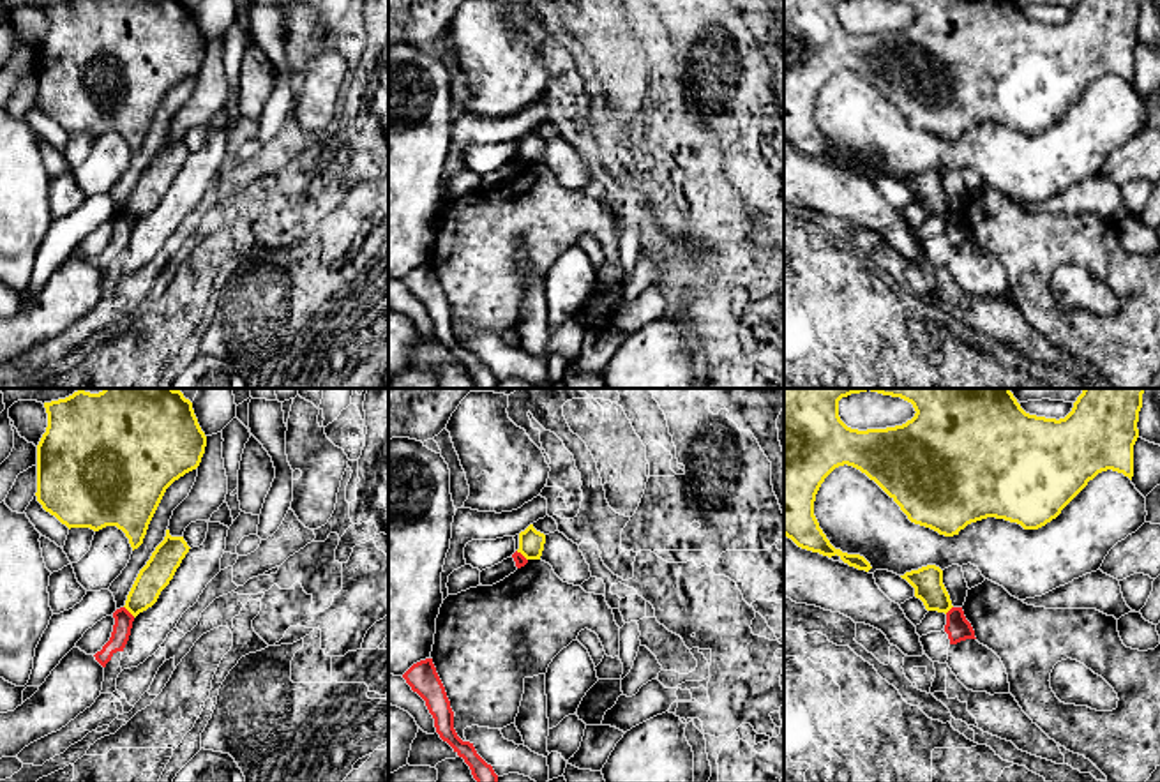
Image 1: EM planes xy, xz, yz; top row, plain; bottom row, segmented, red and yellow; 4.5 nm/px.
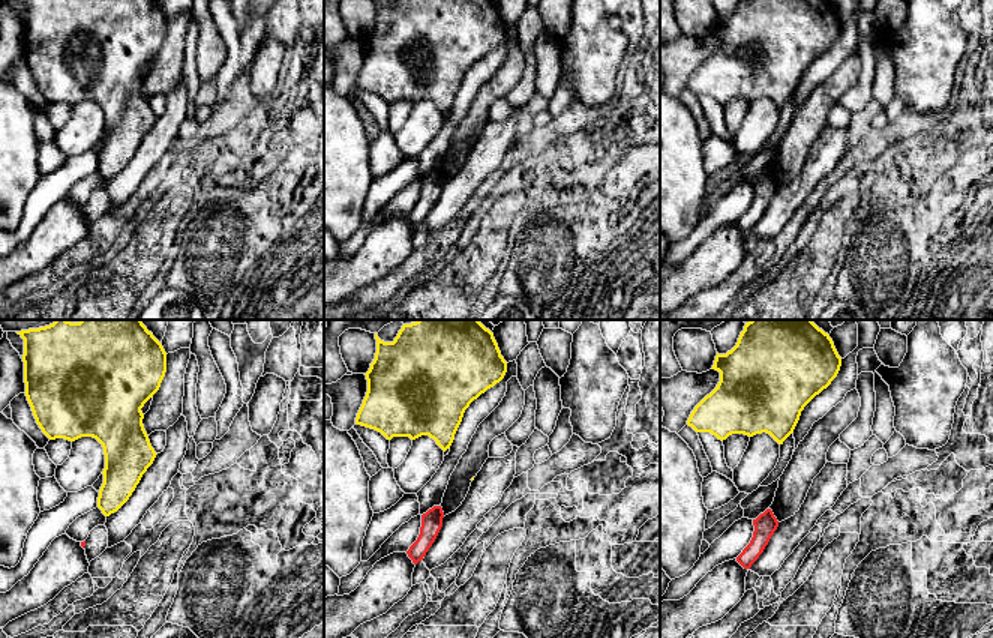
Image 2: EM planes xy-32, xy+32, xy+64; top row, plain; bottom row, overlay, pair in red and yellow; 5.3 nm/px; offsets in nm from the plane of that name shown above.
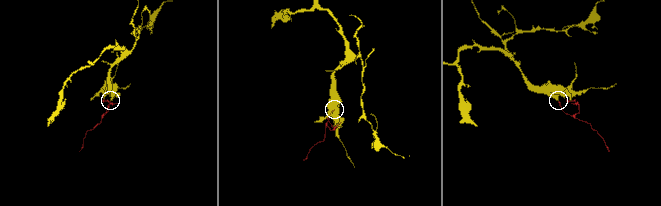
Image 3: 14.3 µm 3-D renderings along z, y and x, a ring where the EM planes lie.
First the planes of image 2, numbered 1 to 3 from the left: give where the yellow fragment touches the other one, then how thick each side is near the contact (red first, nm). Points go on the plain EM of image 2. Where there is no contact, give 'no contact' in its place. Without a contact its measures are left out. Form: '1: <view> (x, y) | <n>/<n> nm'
1: no contact
2: no contact
3: no contact

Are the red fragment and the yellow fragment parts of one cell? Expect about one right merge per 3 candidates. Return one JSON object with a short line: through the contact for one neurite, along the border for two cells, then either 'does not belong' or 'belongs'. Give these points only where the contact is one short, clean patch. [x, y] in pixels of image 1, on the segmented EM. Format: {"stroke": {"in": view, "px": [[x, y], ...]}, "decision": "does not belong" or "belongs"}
{"decision": "does not belong"}

